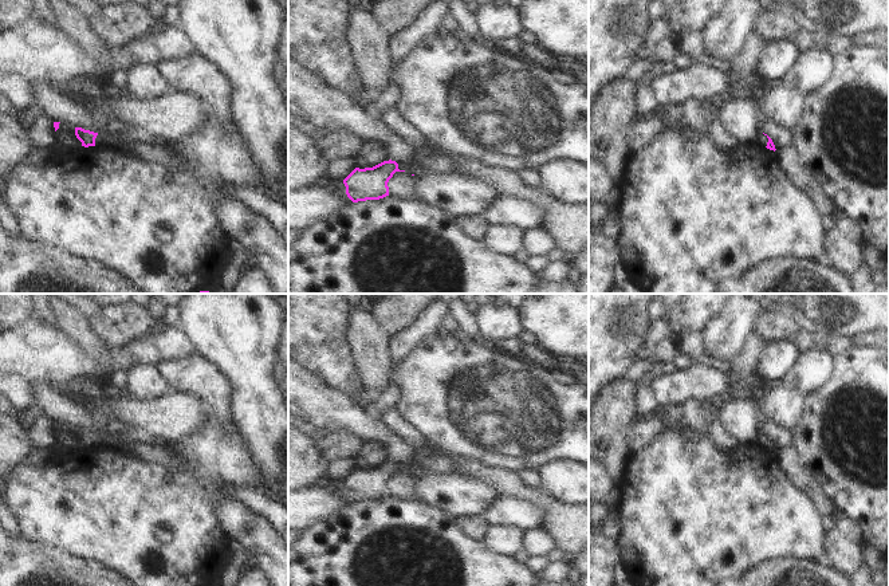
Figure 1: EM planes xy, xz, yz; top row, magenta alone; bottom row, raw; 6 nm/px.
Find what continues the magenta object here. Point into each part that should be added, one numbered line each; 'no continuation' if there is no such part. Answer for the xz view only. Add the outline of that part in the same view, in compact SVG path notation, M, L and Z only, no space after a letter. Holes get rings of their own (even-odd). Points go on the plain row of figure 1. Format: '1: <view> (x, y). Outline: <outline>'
1: xz (415, 468). Outline: M408 461L408 463L404 463L404 464L398 464L398 469L400 471L405 471L405 472L409 472L412 475L414 475L416 477L417 476L421 476L424 473L426 473L428 471L424 469L420 463L413 463L413 461Z

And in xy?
1: xy (109, 439). Outline: M102 430L98 433L95 438L95 447L106 447L106 448L115 448L115 449L122 449L127 453L131 453L127 447L130 443L127 443L119 432L113 432L113 430Z

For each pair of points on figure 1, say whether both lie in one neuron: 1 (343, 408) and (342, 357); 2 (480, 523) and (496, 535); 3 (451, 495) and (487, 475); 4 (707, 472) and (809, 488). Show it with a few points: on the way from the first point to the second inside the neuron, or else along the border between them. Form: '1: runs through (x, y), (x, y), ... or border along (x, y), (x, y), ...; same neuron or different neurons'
1: border along (317, 373), (331, 385), (349, 393); different neurons
2: border along (492, 526), (483, 541); different neurons
3: border along (453, 471), (487, 482), (499, 495); different neurons
4: border along (778, 459), (779, 468), (815, 510); different neurons

